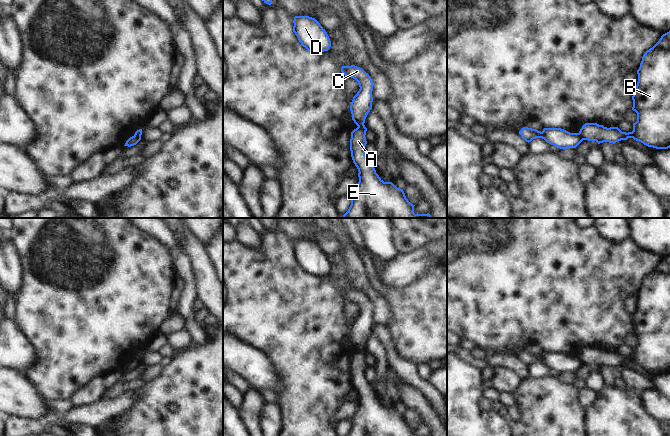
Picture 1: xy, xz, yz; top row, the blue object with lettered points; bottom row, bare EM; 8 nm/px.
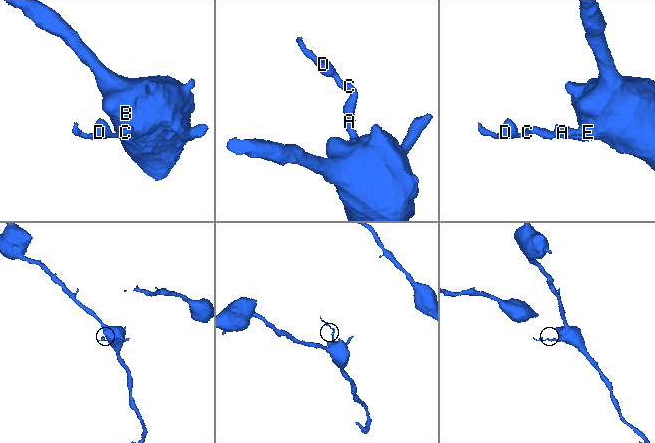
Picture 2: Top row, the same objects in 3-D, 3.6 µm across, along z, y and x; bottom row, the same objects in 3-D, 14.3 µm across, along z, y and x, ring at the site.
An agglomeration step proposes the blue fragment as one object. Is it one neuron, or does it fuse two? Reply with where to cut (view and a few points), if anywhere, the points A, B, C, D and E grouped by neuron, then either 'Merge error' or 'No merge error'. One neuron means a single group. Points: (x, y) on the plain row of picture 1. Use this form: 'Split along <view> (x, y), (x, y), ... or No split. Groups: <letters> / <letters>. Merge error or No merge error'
Split along yz (577, 357), (583, 363). Groups: A B E / C D. Merge error

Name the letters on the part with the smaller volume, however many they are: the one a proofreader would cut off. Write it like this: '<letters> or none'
C, D

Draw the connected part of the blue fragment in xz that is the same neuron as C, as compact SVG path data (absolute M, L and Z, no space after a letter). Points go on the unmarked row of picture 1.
M355 289L342 290L341 296L346 301L351 301L355 303L359 308L359 315L353 321L350 329L350 335L352 338L352 344L359 351L364 349L365 343L372 333L372 314L373 306L368 297L366 297L362 292Z

